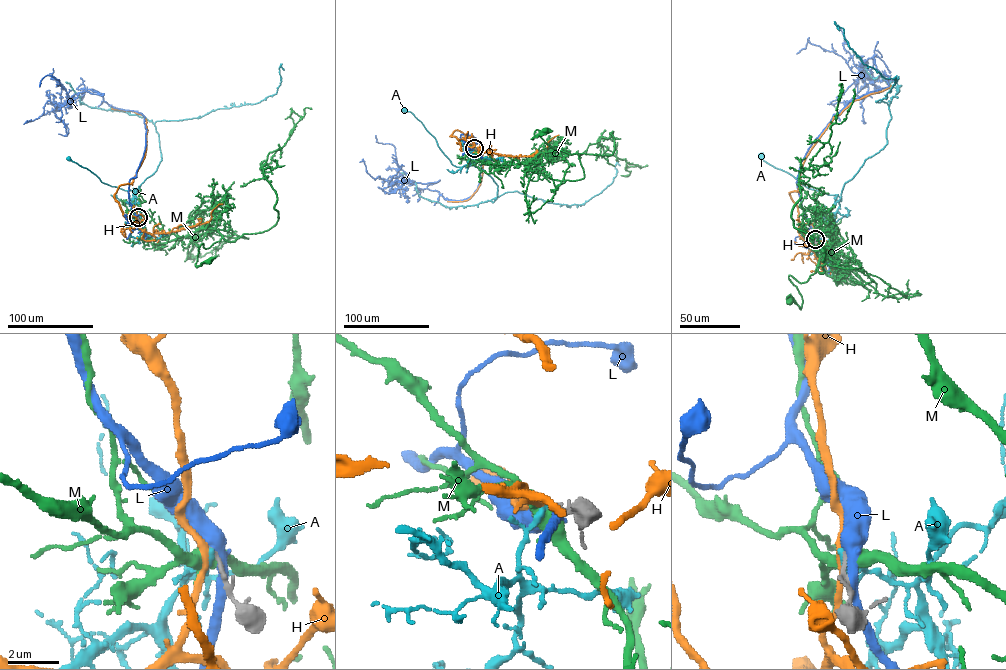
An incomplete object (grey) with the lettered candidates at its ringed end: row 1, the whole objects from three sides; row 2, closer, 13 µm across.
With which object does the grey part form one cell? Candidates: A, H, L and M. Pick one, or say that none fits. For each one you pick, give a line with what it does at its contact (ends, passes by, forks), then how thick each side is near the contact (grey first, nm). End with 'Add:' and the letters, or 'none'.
H: it passes by; calibres 190 and 280 nm
Add: H

